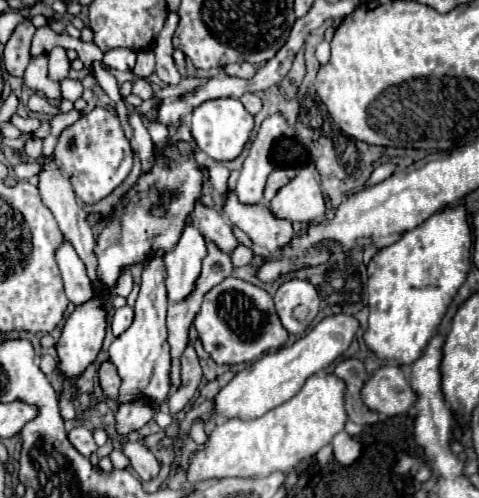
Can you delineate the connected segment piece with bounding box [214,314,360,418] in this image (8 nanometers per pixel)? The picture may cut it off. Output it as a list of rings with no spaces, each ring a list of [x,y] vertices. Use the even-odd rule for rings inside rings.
[[[348,314],[326,316],[306,336],[298,338],[292,346],[284,346],[276,352],[270,352],[260,360],[252,362],[250,366],[246,366],[242,372],[238,372],[230,380],[230,384],[216,394],[214,398],[216,412],[228,418],[258,418],[268,410],[280,406],[302,388],[306,378],[310,378],[316,372],[322,372],[348,350],[358,326],[360,326],[358,320]]]

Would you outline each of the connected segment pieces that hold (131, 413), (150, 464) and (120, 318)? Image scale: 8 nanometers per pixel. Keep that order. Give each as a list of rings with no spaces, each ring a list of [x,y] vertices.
[[[138,400],[132,404],[122,404],[116,412],[116,434],[120,434],[122,438],[130,432],[140,430],[146,422],[150,422],[154,416],[152,406],[146,400]]]
[[[126,442],[122,452],[126,454],[126,458],[130,460],[134,472],[142,478],[142,480],[150,480],[158,474],[160,464],[154,458],[154,454],[142,444],[142,442]]]
[[[130,306],[118,308],[114,312],[114,318],[112,318],[112,332],[114,332],[114,336],[120,336],[124,330],[128,330],[132,320],[134,320],[134,308],[130,308]]]

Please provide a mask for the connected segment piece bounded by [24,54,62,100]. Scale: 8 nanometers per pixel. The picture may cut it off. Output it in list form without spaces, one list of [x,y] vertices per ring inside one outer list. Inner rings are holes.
[[[44,54],[30,58],[30,64],[24,72],[24,84],[32,90],[42,92],[46,98],[52,100],[62,100],[60,96],[60,84],[52,82],[48,78],[48,58]]]

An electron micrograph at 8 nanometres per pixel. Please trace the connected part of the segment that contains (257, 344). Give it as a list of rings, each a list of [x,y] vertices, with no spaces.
[[[226,278],[214,286],[200,306],[200,312],[194,318],[194,326],[204,344],[204,350],[218,364],[242,364],[256,360],[272,348],[284,346],[288,332],[284,330],[272,296],[258,286],[252,286],[238,278]]]

